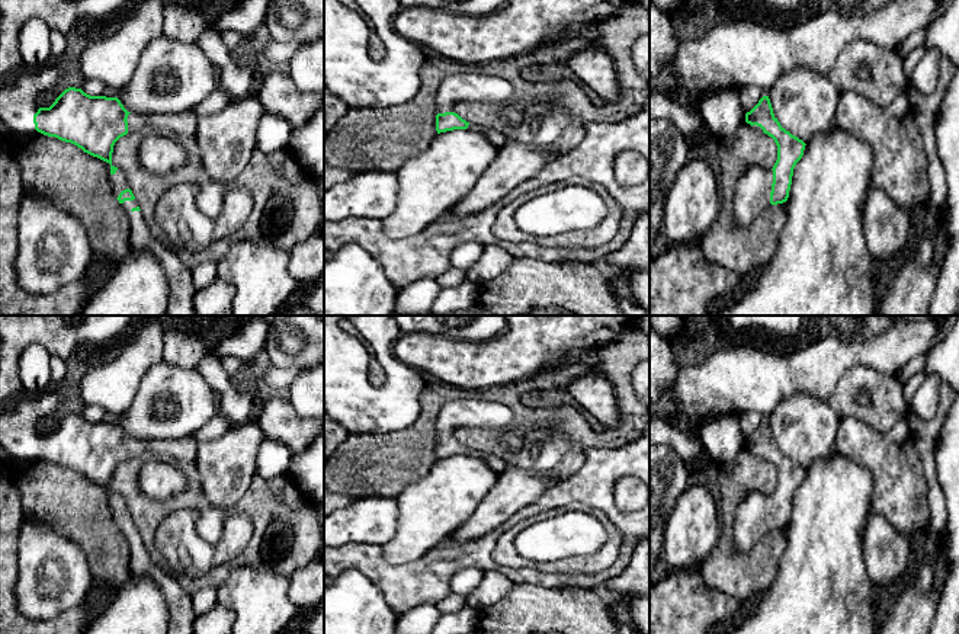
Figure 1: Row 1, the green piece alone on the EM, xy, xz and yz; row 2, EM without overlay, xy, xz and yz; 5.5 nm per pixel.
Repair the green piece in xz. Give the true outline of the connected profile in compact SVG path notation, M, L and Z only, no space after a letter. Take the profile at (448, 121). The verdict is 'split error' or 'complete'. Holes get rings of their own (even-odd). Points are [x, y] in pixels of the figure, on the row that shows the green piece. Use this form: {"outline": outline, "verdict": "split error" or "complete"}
{"outline": "M461 73L448 76L436 93L437 134L466 129L469 122L462 119L455 106L461 102L500 108L513 99L513 84L504 77Z", "verdict": "split error"}

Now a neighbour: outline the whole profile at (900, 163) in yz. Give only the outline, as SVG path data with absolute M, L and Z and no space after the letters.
M841 92L835 115L837 127L867 143L873 151L872 183L897 205L911 211L928 196L926 145L917 118L905 95L889 105L870 102L859 92Z

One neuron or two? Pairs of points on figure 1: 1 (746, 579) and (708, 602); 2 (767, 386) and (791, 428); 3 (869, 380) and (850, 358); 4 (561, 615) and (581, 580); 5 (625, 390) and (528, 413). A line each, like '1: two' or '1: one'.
1: two
2: two
3: two
4: two
5: one

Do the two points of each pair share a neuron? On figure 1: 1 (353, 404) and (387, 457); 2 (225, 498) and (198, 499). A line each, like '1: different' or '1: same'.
1: different
2: different

